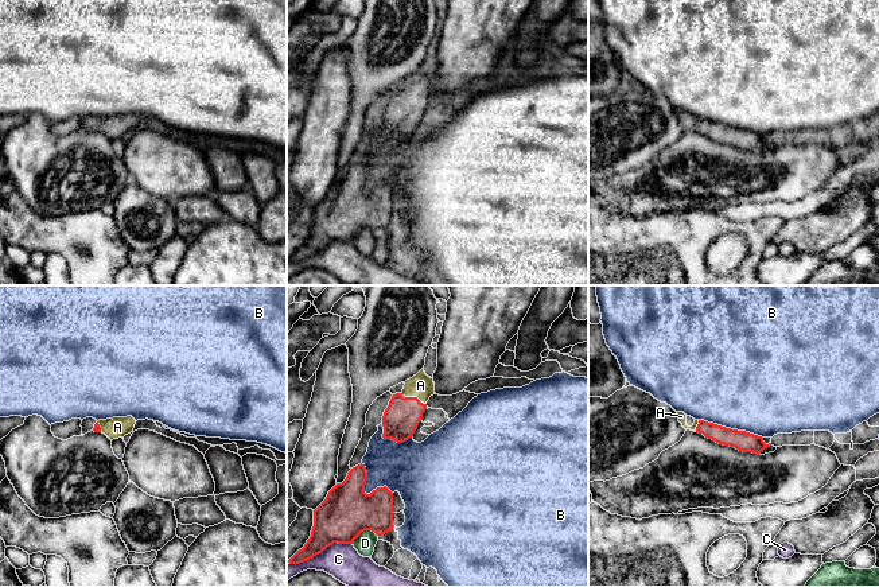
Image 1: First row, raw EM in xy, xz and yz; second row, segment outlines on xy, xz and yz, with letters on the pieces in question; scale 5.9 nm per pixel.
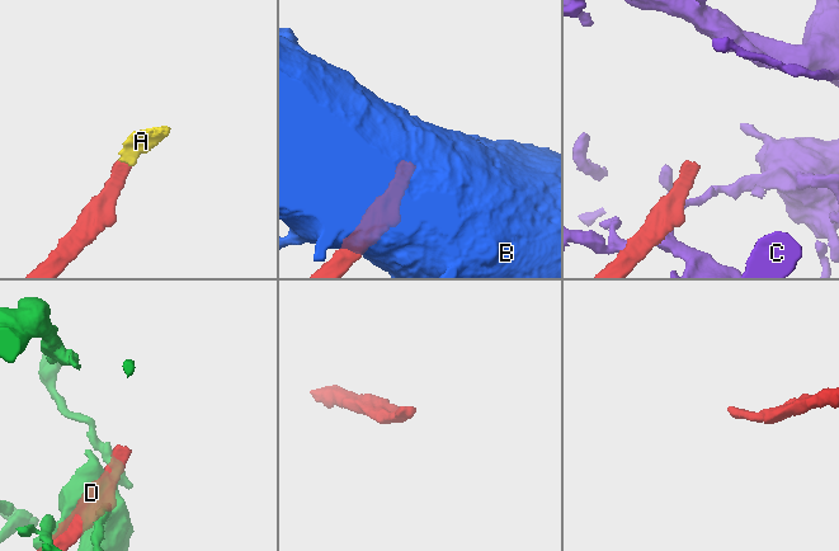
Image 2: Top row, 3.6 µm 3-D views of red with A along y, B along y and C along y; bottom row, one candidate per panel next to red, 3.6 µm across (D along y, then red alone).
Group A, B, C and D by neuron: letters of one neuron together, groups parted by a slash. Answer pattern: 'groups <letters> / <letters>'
groups A / B / C / D

